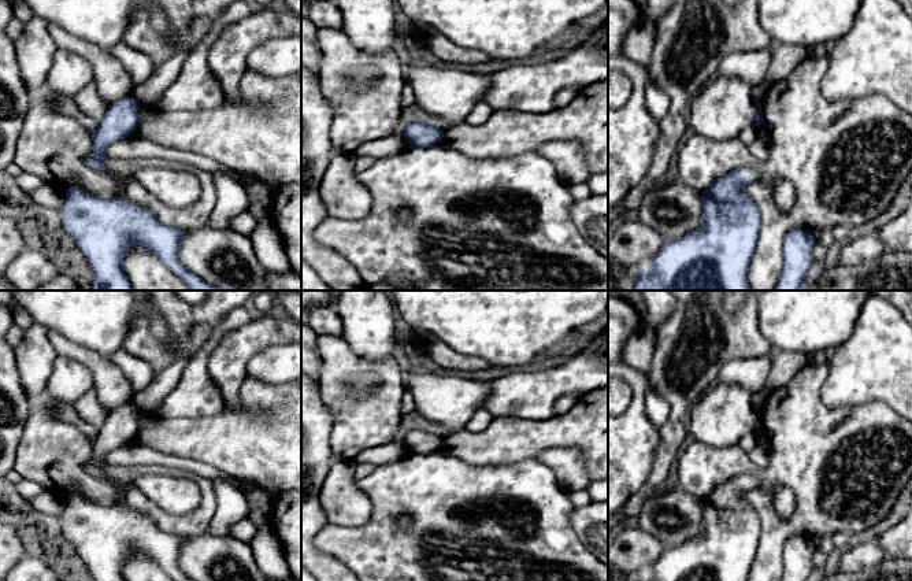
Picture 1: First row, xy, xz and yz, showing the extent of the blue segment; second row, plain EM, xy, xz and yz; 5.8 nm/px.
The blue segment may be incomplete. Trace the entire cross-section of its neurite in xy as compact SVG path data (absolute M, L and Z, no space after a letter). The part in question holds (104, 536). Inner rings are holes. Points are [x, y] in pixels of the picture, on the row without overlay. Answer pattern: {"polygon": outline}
{"polygon": "M70 493L59 519L63 537L86 565L93 581L125 581L125 563L131 554L153 560L174 581L194 581L178 563L183 536L160 530L147 515L118 504L100 506L79 493Z"}

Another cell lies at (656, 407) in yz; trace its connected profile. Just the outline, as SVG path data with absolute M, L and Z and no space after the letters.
M648 388L645 395L646 414L649 419L661 429L668 421L668 404L667 401Z

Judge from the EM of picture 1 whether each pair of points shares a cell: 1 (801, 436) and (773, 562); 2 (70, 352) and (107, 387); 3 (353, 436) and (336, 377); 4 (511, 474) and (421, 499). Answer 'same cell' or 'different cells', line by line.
1: same cell
2: same cell
3: same cell
4: same cell

